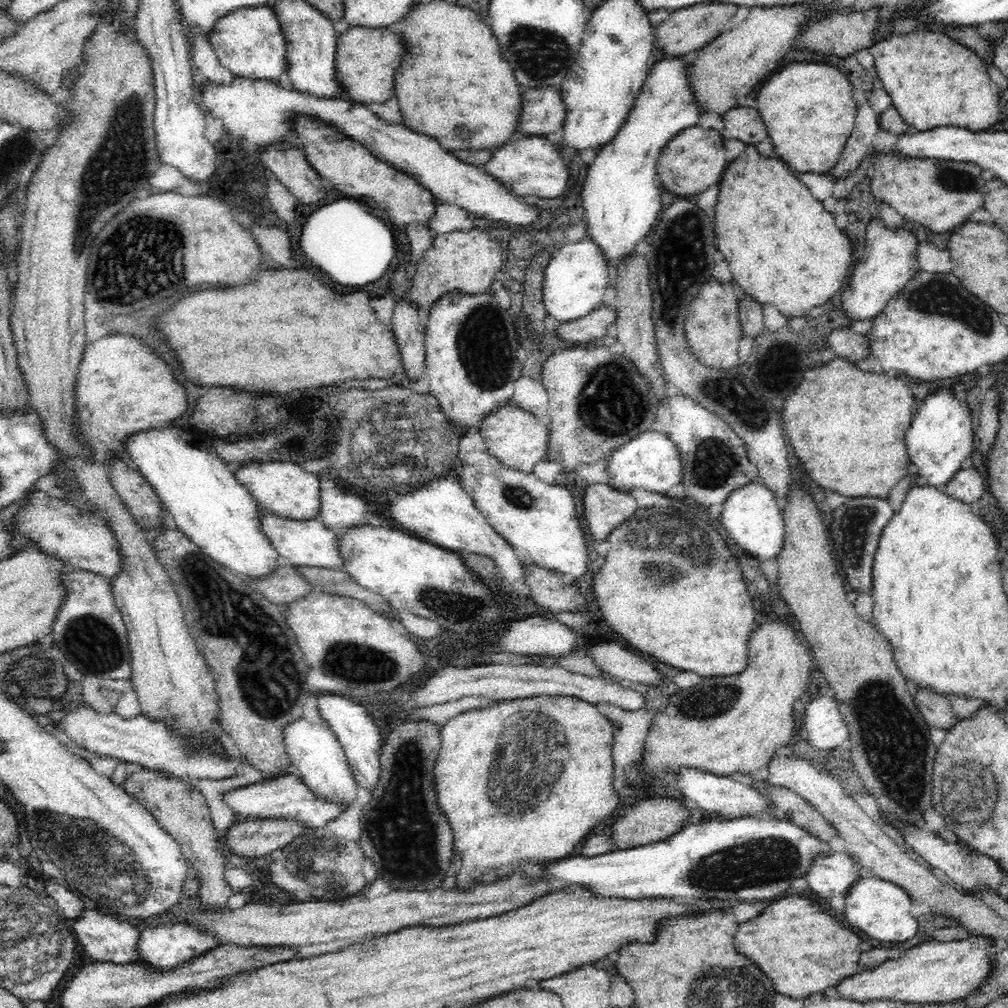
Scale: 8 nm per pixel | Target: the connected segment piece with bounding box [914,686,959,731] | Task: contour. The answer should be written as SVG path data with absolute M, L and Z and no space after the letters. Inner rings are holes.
M917 686L914 701L922 718L932 727L949 731L959 721L953 713L950 701L936 695L936 692L925 691Z

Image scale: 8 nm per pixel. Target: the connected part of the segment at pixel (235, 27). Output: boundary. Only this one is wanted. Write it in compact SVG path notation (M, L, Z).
M271 4L238 8L222 16L208 34L208 43L220 63L237 76L250 80L276 80L286 73L286 39Z

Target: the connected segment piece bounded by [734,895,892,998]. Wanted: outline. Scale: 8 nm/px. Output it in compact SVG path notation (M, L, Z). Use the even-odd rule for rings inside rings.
M784 896L778 902L774 901L770 906L762 910L760 916L754 920L748 920L746 924L740 924L734 944L740 954L748 956L752 962L756 962L772 980L774 988L780 994L788 994L792 998L808 998L818 995L814 992L824 992L828 986L838 984L860 970L876 968L884 964L892 954L886 954L884 948L872 948L868 951L860 949L860 938L851 929L840 926L838 920L834 920L830 914L820 912L818 905L814 905L809 899L800 896Z

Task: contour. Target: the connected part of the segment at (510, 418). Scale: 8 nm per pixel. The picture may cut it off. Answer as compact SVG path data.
M507 403L488 413L478 434L492 456L520 472L532 473L533 466L544 459L548 452L548 428L535 415Z

